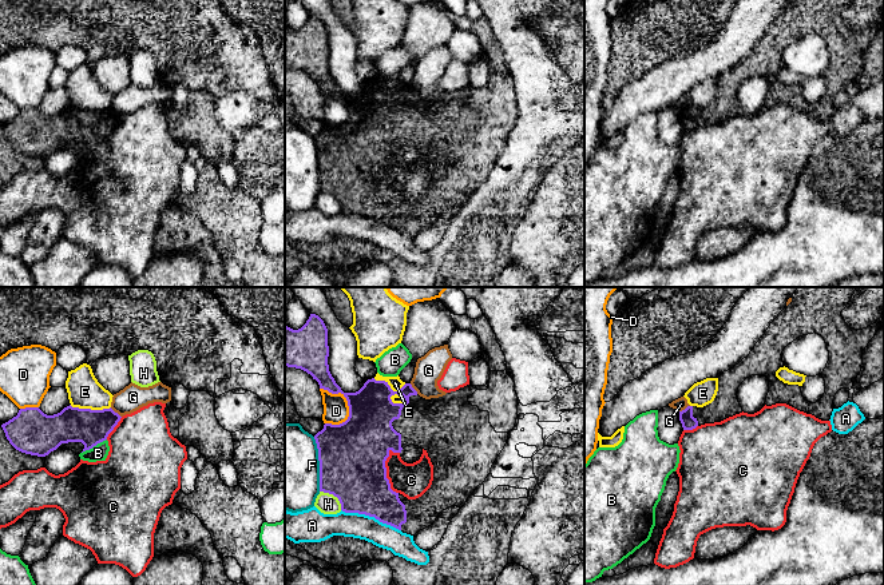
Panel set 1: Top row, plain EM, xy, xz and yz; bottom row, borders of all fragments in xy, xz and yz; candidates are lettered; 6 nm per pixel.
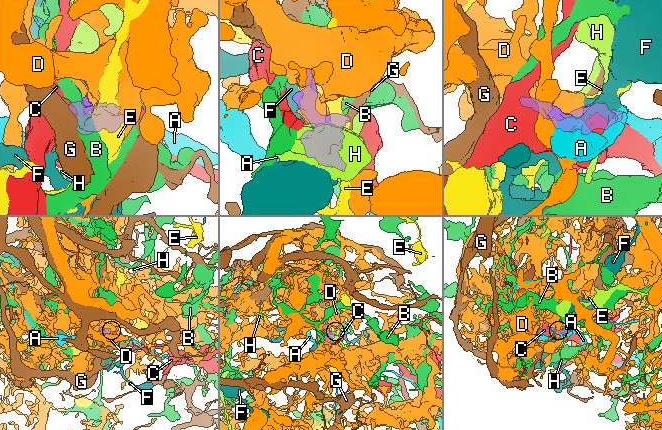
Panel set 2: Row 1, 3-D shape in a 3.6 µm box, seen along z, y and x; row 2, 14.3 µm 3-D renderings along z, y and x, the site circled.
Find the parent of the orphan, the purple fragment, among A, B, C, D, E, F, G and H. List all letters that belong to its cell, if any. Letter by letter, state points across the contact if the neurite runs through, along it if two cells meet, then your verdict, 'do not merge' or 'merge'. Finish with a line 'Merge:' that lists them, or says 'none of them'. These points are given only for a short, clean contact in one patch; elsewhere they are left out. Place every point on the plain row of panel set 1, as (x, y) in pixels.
A: border along xz (341, 210), (349, 214), (373, 217), (400, 231); do not merge
B: border along xy (106, 139), (82, 154); do not merge
C: do not merge
D: do not merge
E: do not merge
F: do not merge
G: border along xy (110, 108), (121, 118); do not merge
H: border along xz (320, 191), (332, 194), (339, 201), (341, 210); do not merge
Merge: none of them

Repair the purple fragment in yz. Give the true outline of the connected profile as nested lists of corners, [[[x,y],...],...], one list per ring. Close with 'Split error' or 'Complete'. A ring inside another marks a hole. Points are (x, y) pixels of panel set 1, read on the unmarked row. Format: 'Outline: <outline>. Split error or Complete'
Outline: [[[792,0],[770,24],[750,55],[718,77],[714,102],[703,108],[687,107],[679,112],[683,131],[721,123],[742,114],[737,92],[740,85],[752,76],[765,76],[769,81],[766,107],[786,104],[821,122],[829,122],[836,93],[841,89],[852,89],[861,72],[863,51],[880,29],[880,20],[863,31],[851,29],[841,17],[849,1]],[[813,33],[824,39],[829,52],[829,61],[822,72],[825,93],[816,104],[804,100],[801,87],[784,84],[776,77],[776,72],[785,67],[784,49],[797,39]]]. Split error

